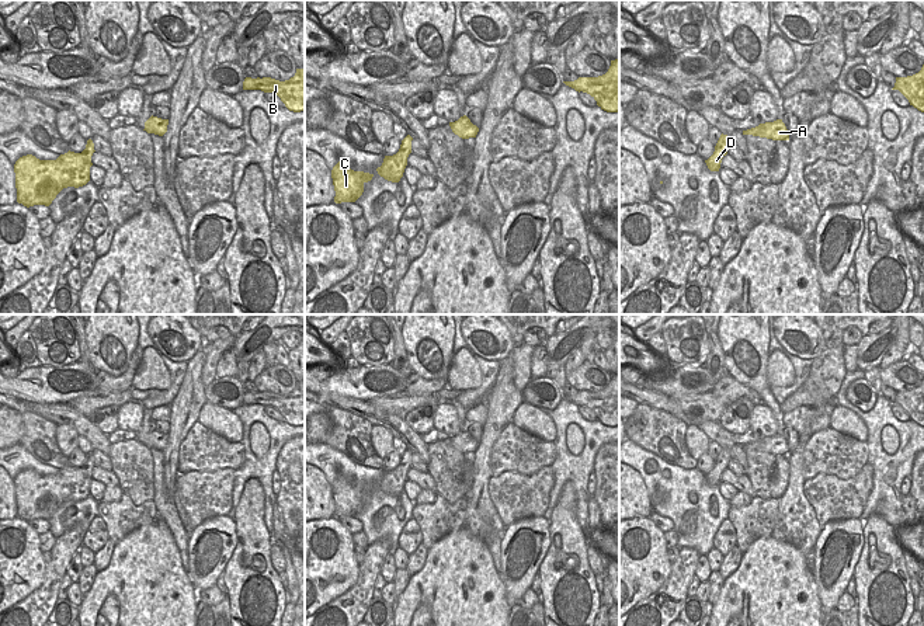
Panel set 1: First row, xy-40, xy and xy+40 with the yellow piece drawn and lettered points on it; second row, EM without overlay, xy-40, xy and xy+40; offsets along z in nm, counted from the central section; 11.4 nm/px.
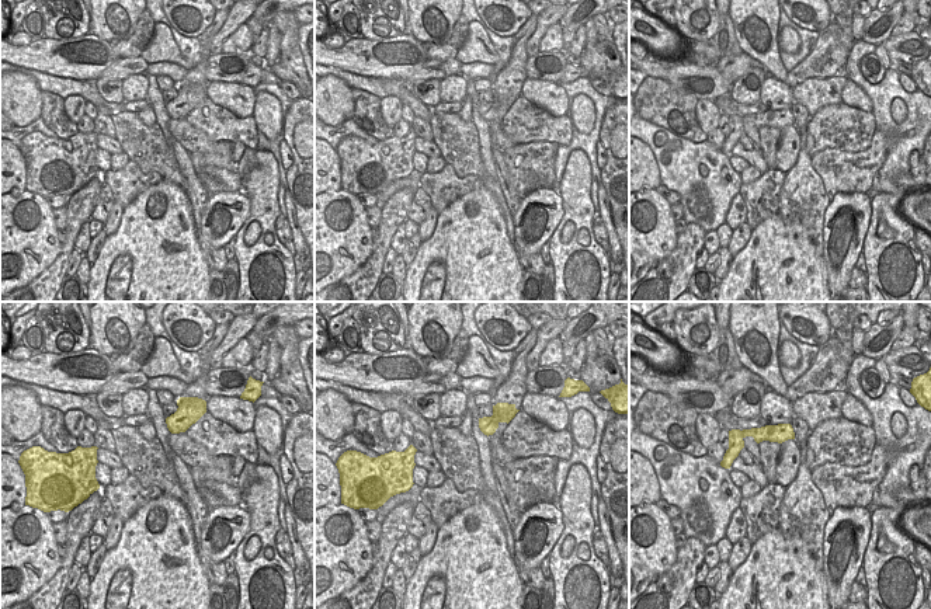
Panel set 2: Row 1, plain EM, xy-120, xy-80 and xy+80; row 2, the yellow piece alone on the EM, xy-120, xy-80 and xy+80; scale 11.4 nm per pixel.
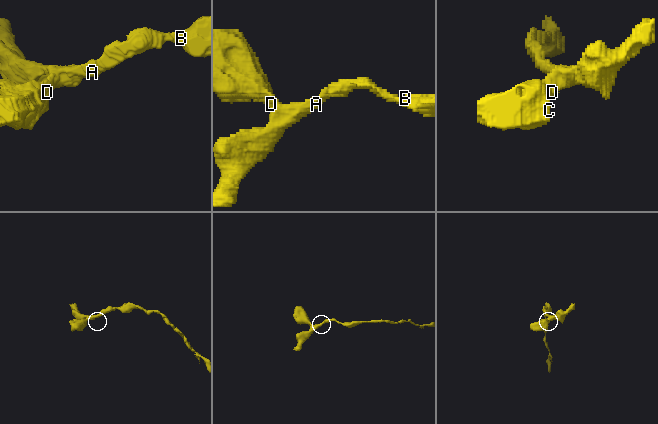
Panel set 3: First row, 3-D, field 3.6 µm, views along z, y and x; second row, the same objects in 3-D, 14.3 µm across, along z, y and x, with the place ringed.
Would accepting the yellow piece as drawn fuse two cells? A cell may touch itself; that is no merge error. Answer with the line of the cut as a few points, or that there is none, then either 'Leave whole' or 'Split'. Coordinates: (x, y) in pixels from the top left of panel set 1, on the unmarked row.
No split. Leave whole

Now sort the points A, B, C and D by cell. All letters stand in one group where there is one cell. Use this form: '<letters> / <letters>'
A B C D

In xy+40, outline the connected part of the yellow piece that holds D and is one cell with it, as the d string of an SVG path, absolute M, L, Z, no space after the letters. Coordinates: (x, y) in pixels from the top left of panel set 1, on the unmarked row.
M722 448L715 460L713 469L708 474L705 474L705 477L711 486L719 486L722 473L727 469L730 459L732 459L732 456L730 456L729 451Z

